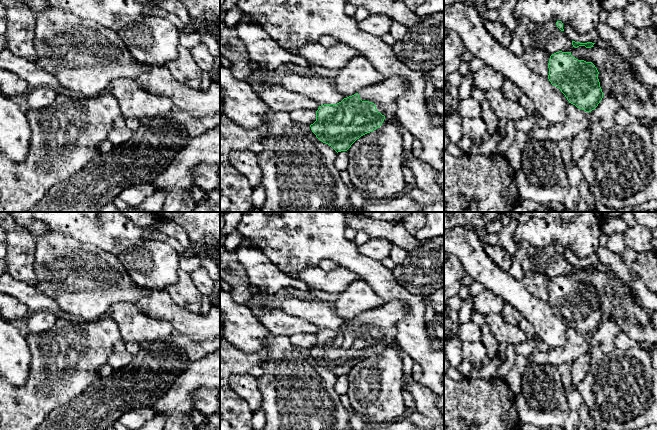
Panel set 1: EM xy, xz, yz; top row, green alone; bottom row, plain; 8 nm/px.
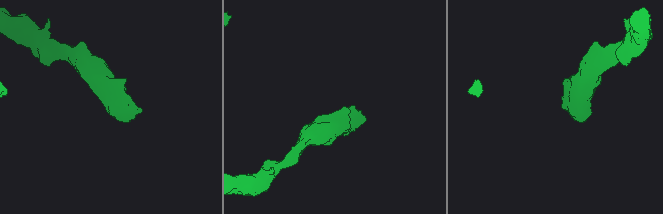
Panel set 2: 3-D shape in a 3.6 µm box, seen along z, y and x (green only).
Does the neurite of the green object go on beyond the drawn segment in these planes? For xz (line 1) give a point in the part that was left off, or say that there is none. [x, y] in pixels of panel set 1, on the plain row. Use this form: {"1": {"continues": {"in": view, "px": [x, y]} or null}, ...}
{"1": {"continues": {"in": "xz", "px": [384, 319]}}}

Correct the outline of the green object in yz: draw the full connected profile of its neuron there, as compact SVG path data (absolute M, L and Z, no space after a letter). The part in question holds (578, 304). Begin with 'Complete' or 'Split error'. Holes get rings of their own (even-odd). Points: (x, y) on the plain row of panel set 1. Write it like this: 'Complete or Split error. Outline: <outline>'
Split error. Outline: M556 276L550 280L548 303L554 314L586 336L594 334L603 322L598 294L592 286L578 284L571 276Z

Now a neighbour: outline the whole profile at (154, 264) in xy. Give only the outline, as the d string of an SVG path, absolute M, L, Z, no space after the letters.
M166 240L145 241L117 257L139 287L162 289L178 281L181 256Z

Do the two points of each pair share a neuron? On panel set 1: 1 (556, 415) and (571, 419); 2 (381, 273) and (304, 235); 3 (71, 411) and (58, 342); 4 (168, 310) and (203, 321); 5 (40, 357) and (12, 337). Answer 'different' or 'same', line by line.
1: same
2: same
3: different
4: same
5: different

